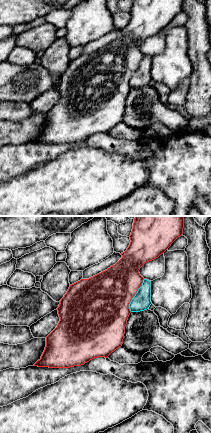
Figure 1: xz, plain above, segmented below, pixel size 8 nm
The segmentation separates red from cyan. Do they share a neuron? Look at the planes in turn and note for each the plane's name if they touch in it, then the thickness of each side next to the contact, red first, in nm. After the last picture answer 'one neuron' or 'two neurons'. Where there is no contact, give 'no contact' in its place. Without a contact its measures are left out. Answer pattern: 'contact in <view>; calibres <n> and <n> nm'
contact in xz; calibres 400 and 150 nm

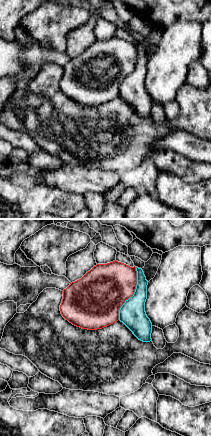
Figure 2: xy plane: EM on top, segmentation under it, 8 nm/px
contact in xy; calibres 380 and 220 nm

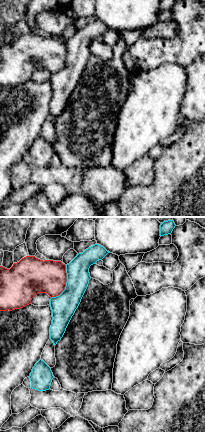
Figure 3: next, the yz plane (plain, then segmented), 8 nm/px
contact in yz; calibres 280 and 200 nm

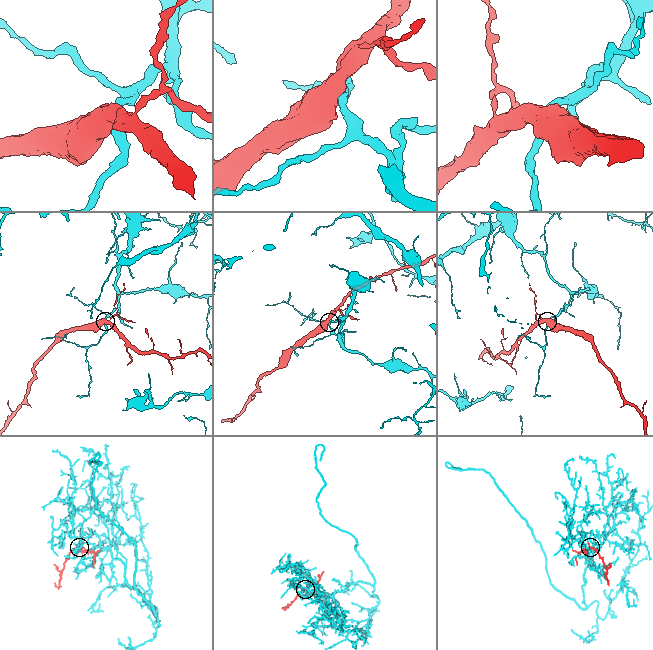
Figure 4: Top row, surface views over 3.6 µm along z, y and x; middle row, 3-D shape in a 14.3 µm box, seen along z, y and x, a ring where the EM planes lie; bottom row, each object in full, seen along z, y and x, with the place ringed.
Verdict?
two neurons

